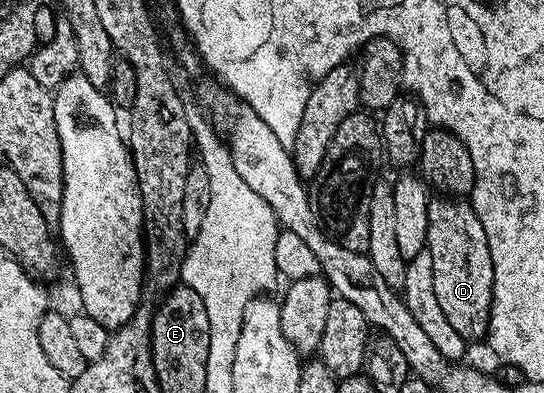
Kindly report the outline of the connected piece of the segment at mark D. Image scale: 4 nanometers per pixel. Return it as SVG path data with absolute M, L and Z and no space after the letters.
M431 197L428 204L428 236L425 249L432 256L432 285L436 287L436 301L440 303L444 316L448 316L448 324L452 324L452 328L456 328L456 332L460 332L460 336L465 338L467 343L474 344L477 338L485 339L490 328L494 273L488 236L484 236L484 224L480 224L480 216L474 211L473 205L457 198Z

